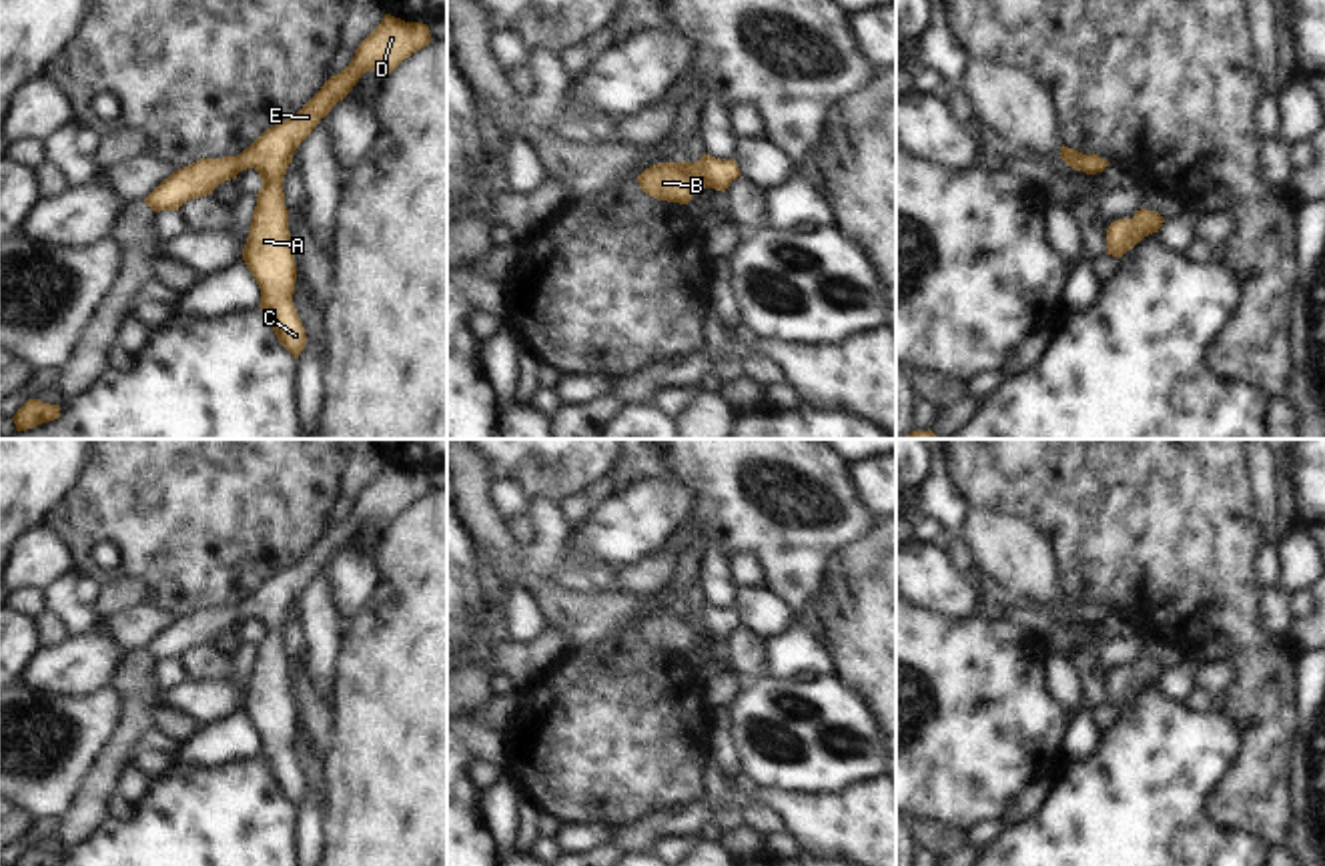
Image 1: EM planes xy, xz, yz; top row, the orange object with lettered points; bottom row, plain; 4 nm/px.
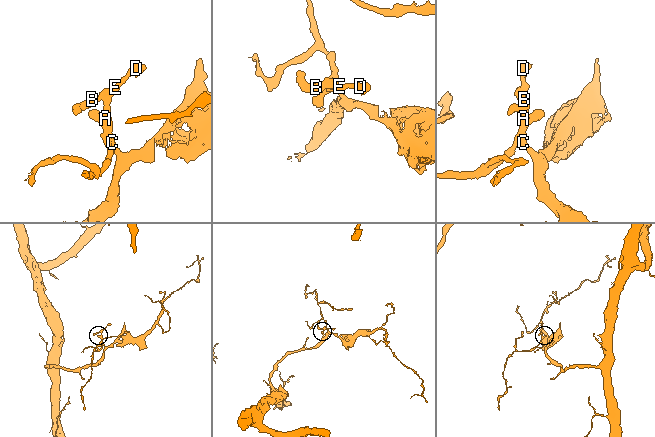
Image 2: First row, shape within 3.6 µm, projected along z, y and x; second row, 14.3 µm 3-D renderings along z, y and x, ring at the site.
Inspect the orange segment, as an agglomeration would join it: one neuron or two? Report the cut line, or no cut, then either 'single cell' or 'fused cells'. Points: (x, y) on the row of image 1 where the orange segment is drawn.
cut none; single cell

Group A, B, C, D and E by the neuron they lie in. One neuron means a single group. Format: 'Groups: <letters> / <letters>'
Groups: A B C D E

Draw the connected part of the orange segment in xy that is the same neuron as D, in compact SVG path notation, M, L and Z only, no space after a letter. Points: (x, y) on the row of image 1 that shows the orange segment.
M385 14L381 24L359 44L345 70L331 76L293 116L267 128L237 156L200 158L174 170L144 202L154 210L178 210L186 200L212 190L241 170L255 168L263 180L253 210L243 261L261 289L261 311L281 345L299 359L307 345L305 327L293 295L297 283L295 251L289 235L283 178L299 144L343 100L369 70L391 74L405 58L431 42L429 26Z

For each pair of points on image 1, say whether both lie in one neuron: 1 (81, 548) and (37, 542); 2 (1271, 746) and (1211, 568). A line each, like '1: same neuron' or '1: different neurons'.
1: different neurons
2: same neuron

